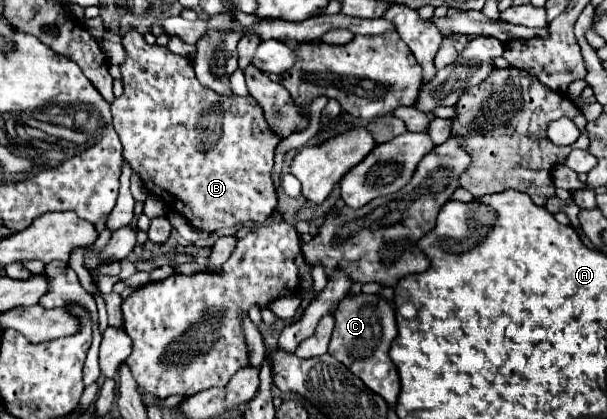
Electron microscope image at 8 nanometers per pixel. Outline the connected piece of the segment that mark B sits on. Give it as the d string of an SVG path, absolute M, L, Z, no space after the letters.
M129 31L121 43L127 49L127 61L121 65L125 93L111 103L113 127L121 139L123 157L149 187L147 191L201 231L229 229L247 221L265 223L277 205L271 169L279 139L269 131L257 101L251 95L221 99L221 95L205 91L197 83L193 63L187 57L173 55L167 47L145 43L137 31Z

